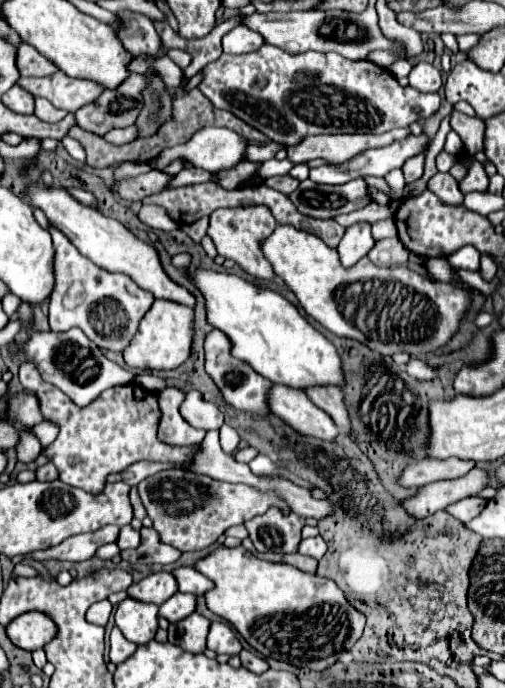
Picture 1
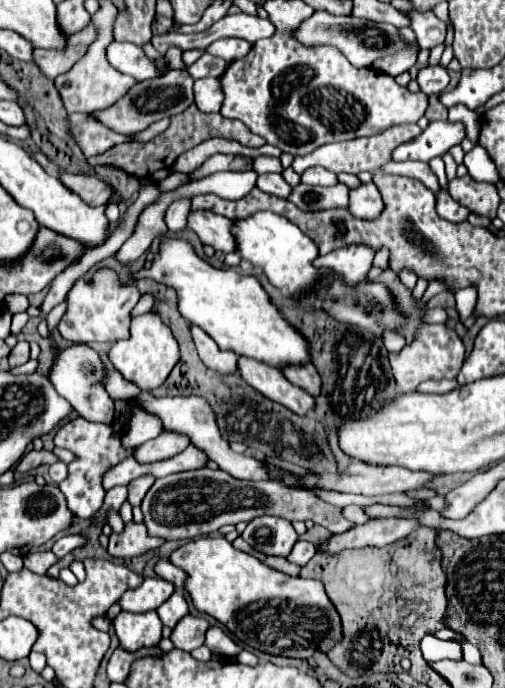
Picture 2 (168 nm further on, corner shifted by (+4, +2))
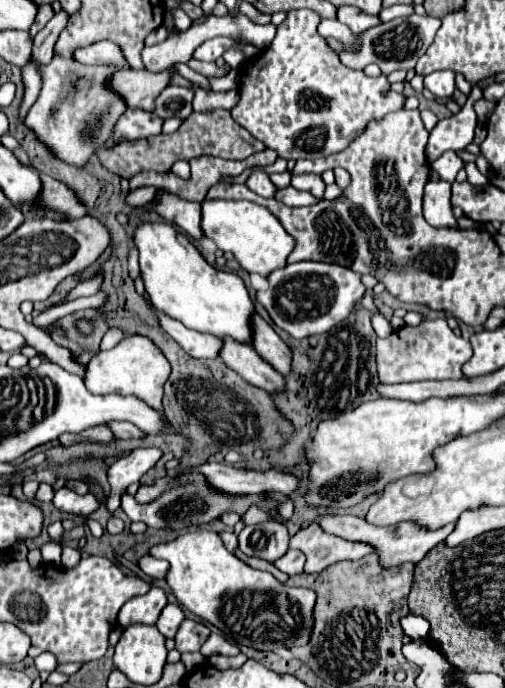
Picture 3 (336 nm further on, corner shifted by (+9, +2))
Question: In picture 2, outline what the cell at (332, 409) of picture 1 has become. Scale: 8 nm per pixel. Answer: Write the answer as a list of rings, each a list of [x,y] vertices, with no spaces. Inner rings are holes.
[[[308,362],[308,364],[282,366],[282,372],[284,372],[284,376],[286,376],[292,384],[300,386],[300,388],[306,390],[310,396],[318,396],[318,394],[320,394],[322,382],[320,382],[320,376],[318,376],[316,368],[314,368],[310,362]]]

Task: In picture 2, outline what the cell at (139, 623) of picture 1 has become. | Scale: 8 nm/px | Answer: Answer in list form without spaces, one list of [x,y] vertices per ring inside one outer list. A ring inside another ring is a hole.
[[[120,612],[112,620],[112,624],[120,640],[120,648],[128,652],[158,646],[162,640],[162,622],[156,612],[144,612],[144,614]]]

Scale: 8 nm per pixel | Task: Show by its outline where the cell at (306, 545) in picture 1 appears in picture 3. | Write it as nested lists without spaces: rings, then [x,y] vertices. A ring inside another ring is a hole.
[[[287,550],[285,556],[281,556],[281,558],[275,562],[275,566],[277,566],[281,572],[289,574],[289,576],[301,574],[301,572],[303,572],[303,564],[305,564],[305,554],[303,554],[303,552],[297,552],[297,550]]]

